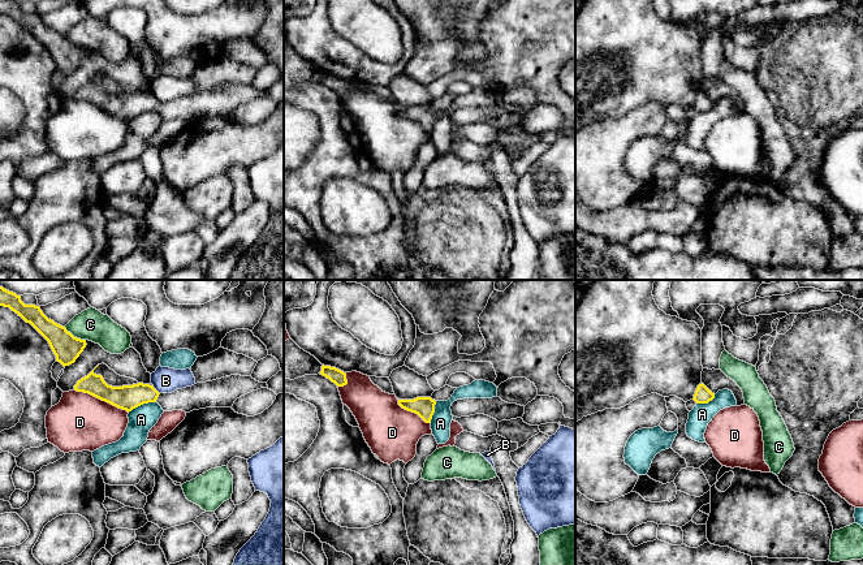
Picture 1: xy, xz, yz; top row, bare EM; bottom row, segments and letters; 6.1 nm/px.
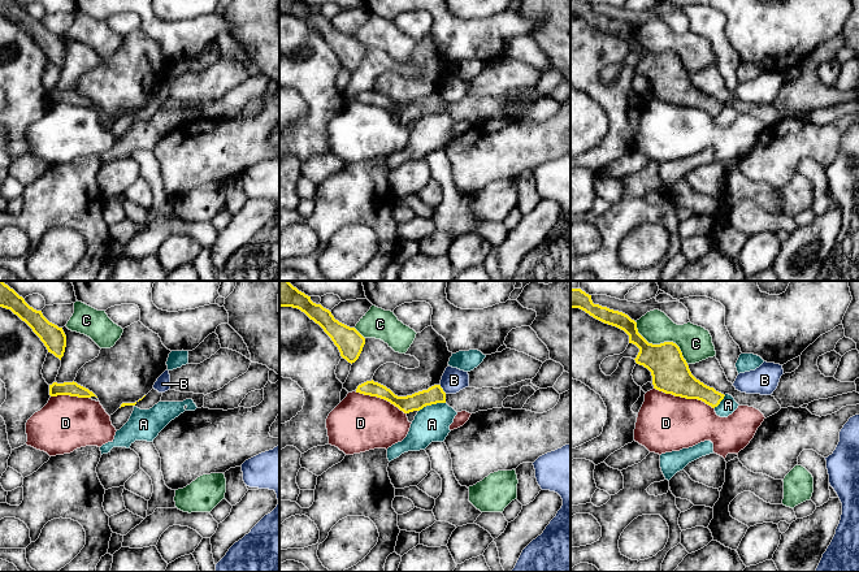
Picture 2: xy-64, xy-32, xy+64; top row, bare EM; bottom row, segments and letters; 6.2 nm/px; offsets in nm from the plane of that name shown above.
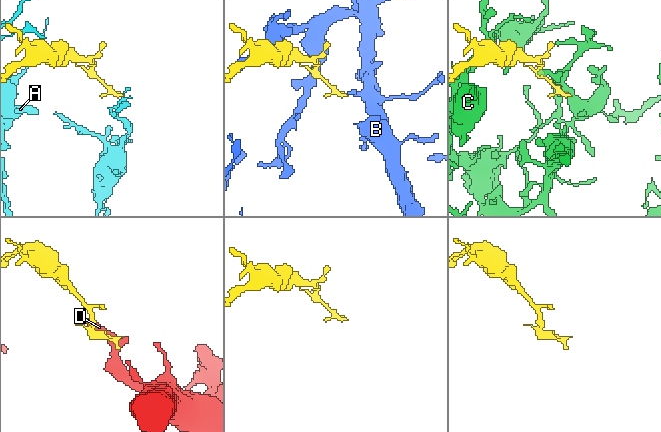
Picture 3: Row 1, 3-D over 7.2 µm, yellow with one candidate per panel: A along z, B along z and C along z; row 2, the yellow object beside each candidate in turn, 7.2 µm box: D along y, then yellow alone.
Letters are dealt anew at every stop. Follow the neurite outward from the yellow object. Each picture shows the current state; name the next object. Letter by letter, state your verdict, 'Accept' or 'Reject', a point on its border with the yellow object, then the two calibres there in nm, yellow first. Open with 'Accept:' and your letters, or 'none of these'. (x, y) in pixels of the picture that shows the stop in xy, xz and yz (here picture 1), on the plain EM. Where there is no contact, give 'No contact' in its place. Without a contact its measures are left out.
Accept: none of these
A: Reject. Touches yellow at xy (141, 112). Thickness 160 nm (yellow) against 160 nm
B: Reject. Touches yellow at xy (155, 98). Thickness 160 nm (yellow) against 160 nm
C: Reject. Touches yellow at xy (73, 44). Thickness 170 nm (yellow) against 190 nm
D: Reject. Touches yellow at xy (100, 107). Thickness 160 nm (yellow) against 360 nm

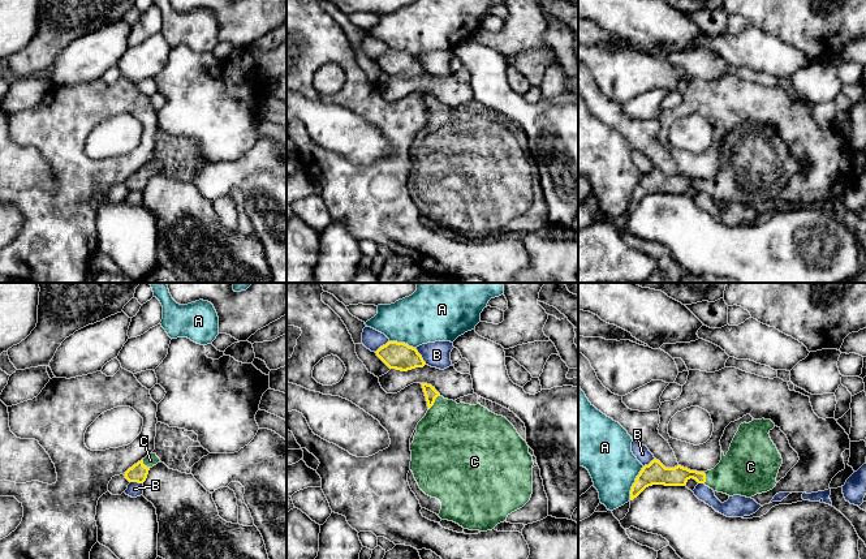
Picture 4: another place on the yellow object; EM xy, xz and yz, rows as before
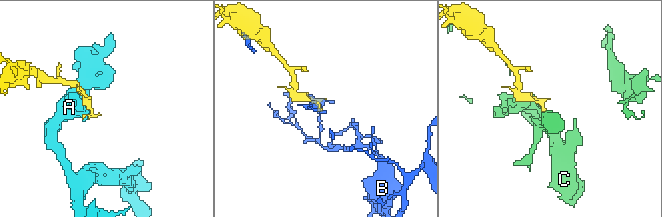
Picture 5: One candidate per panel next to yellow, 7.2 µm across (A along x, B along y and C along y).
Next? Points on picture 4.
Accept: C
A: Reject. Touches yellow at yz (633, 192). Thickness 140 nm (yellow) against 300 nm
B: Reject. Touches yellow at xz (421, 64). Thickness 170 nm (yellow) against 160 nm
C: Accept. Touches yellow at xz (434, 110). Thickness 80 nm (yellow) against 440 nm

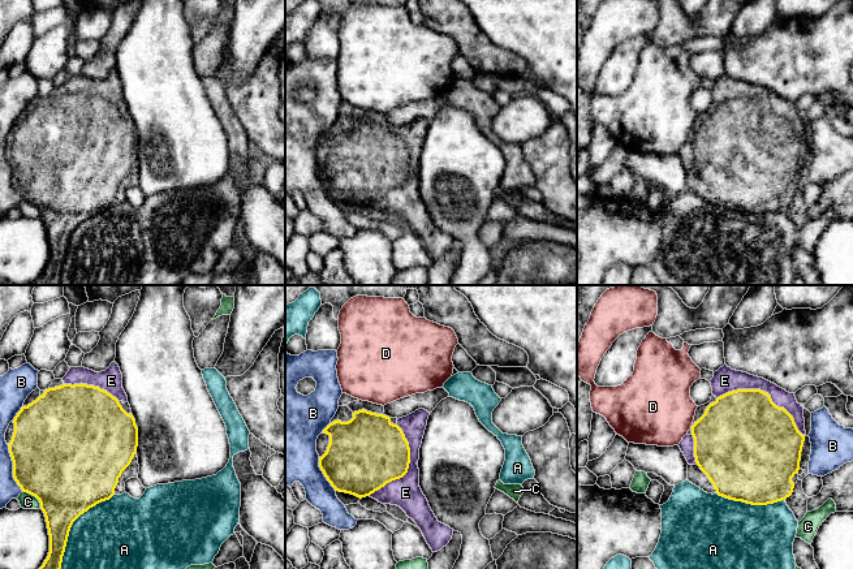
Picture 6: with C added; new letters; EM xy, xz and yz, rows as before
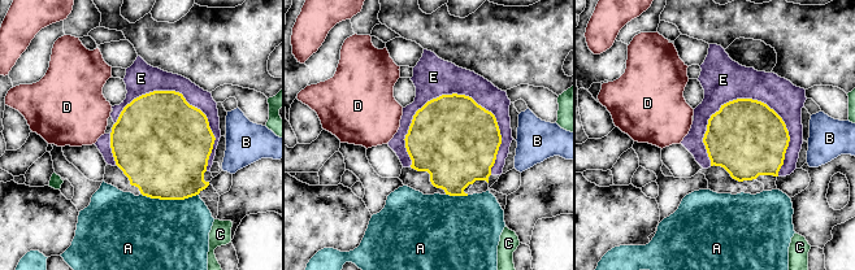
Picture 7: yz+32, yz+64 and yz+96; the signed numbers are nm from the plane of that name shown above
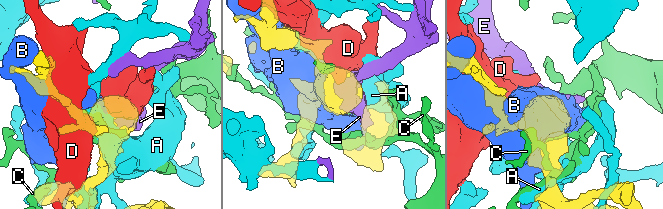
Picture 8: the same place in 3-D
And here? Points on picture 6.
Accept: E
A: Reject. Touches yellow at xy (69, 237). Thickness 360 nm (yellow) against 480 nm
B: Reject. Touches yellow at xz (323, 181). Thickness 440 nm (yellow) against 360 nm
C: Reject. Touches yellow at xy (34, 203). Thickness 500 nm (yellow) against 100 nm
D: Reject. Touches yellow at yz (692, 134). Thickness 440 nm (yellow) against 440 nm
E: Accept. Touches yellow at yz (765, 100). Thickness 460 nm (yellow) against 140 nm

